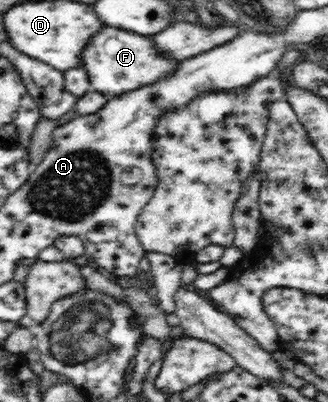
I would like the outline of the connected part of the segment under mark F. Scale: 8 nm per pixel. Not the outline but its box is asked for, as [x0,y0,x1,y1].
[82,26,180,95]

